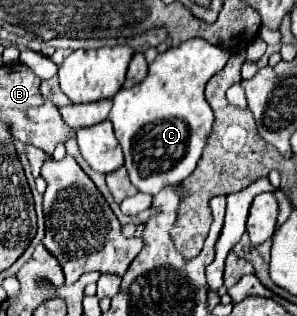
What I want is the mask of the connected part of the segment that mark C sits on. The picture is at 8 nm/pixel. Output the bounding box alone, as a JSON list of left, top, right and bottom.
[110,37,230,195]

